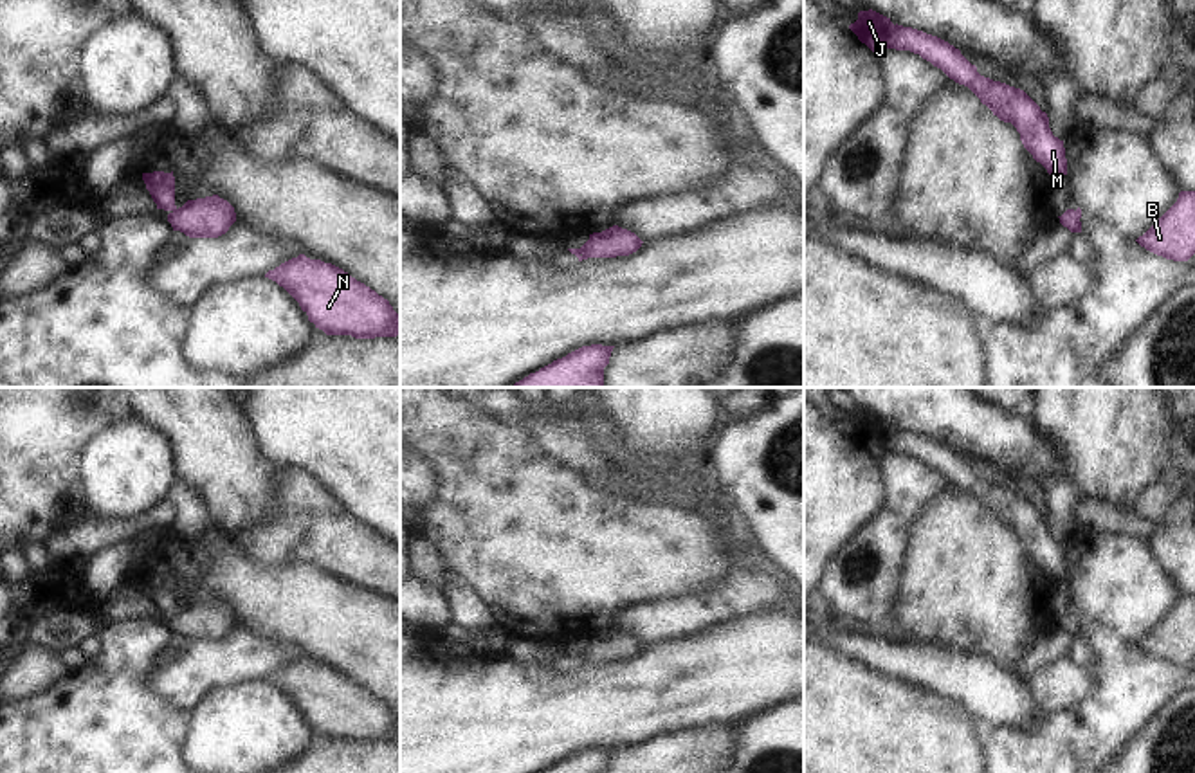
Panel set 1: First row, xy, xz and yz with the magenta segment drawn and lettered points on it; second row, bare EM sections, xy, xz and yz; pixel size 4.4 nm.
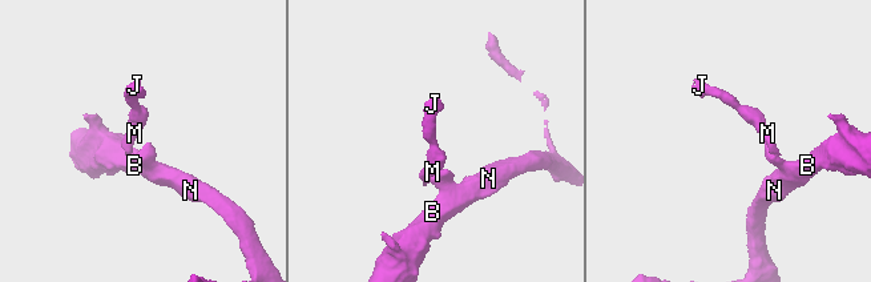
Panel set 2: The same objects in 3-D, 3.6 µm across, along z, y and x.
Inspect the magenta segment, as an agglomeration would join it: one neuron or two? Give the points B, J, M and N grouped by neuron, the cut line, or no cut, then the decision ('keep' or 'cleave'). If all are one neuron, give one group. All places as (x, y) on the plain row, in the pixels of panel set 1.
B N / J M | xz (577, 653), (581, 656) | cleave

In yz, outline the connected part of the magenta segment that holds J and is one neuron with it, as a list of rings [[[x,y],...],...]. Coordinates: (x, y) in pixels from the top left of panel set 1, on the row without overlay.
[[[872,413],[860,414],[849,432],[874,458],[887,452],[910,454],[955,487],[968,490],[993,519],[1017,532],[1024,551],[1047,573],[1053,586],[1067,578],[1063,544],[1053,539],[1047,517],[1024,494],[981,479],[977,470],[948,445],[912,431],[894,429],[890,422]]]

